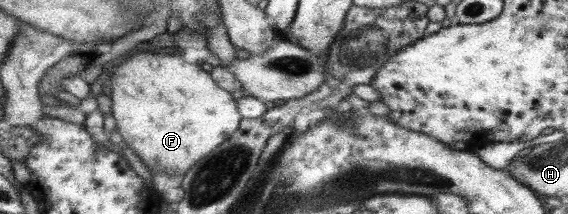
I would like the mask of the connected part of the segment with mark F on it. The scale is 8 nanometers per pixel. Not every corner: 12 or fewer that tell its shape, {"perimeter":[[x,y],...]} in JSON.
{"perimeter":[[137,53],[110,114],[150,173],[184,175],[241,118],[199,63]]}

